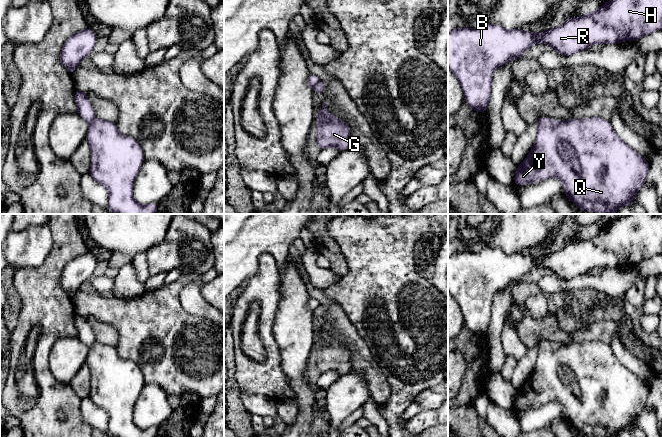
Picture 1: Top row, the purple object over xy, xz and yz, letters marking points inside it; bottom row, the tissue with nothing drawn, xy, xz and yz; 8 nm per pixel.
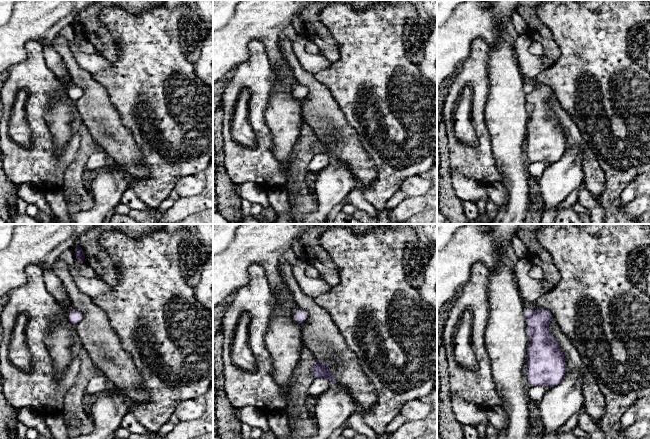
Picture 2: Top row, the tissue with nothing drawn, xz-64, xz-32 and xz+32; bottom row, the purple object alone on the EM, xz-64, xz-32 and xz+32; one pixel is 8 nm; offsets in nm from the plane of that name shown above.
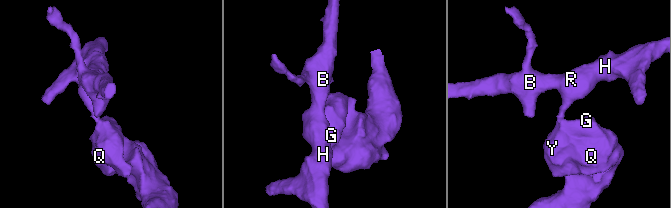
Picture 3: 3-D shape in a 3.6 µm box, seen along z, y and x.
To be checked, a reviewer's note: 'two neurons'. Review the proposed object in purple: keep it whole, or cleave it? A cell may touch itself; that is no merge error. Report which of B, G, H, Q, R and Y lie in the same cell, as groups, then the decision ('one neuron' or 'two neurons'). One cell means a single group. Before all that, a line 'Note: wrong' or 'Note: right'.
Note: right
groups B H R / G Q Y; two neurons

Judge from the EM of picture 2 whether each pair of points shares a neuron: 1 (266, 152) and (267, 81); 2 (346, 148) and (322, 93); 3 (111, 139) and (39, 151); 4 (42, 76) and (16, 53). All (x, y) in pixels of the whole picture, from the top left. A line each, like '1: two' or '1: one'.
1: one
2: one
3: two
4: two

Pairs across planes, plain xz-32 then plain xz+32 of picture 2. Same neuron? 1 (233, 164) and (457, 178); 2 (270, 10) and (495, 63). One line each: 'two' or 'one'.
1: two
2: two

